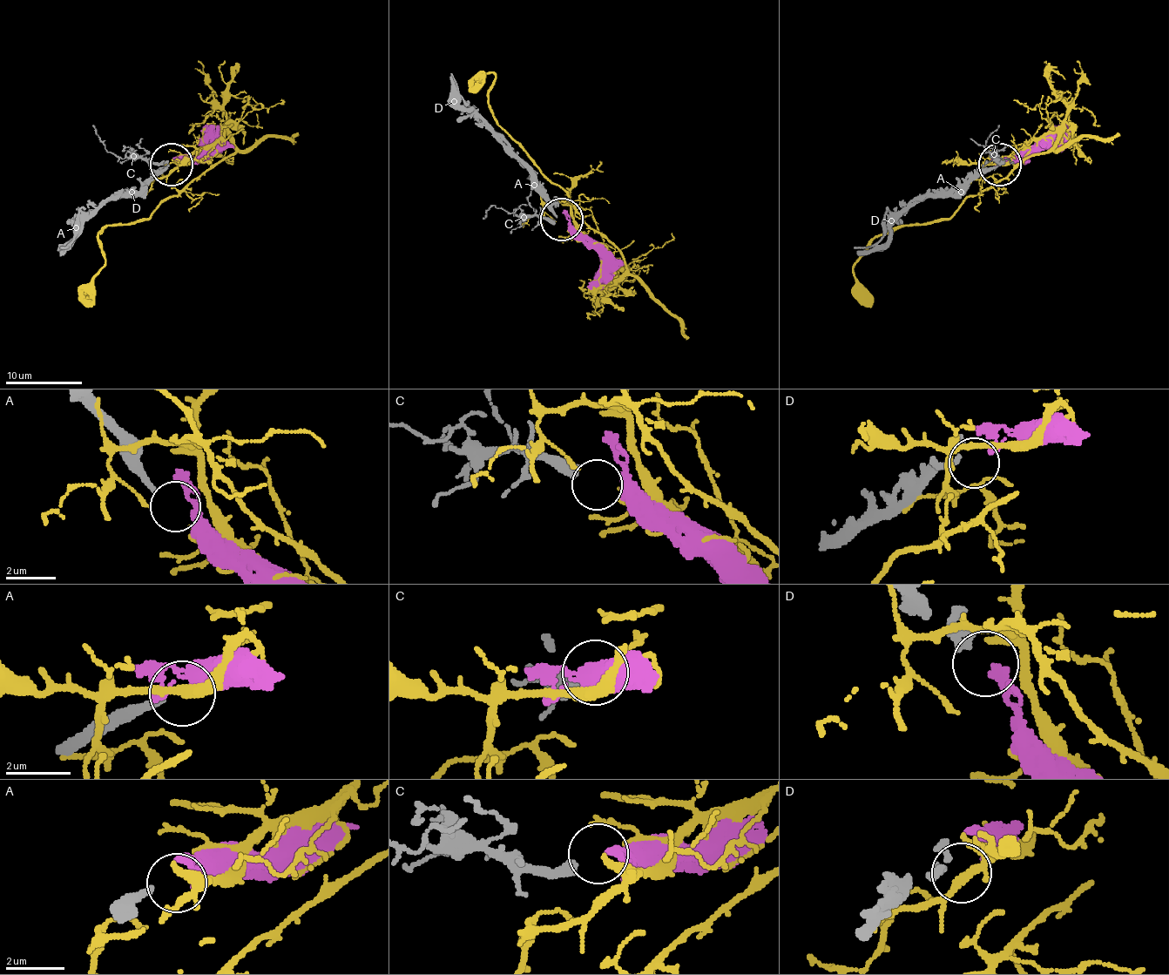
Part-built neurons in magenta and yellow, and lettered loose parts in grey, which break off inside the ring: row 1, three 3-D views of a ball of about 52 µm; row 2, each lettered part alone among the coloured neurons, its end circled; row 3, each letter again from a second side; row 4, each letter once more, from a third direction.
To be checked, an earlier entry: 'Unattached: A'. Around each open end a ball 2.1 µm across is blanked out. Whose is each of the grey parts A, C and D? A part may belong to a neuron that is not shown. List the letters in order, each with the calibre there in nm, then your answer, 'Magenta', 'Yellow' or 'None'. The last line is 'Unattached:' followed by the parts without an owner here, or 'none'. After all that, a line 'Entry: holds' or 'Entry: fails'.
A: Thickness 240 nm. None
C: Thickness 440 nm. Yellow
D: Thickness 170 nm. Magenta
Unattached: A
Entry: holds

